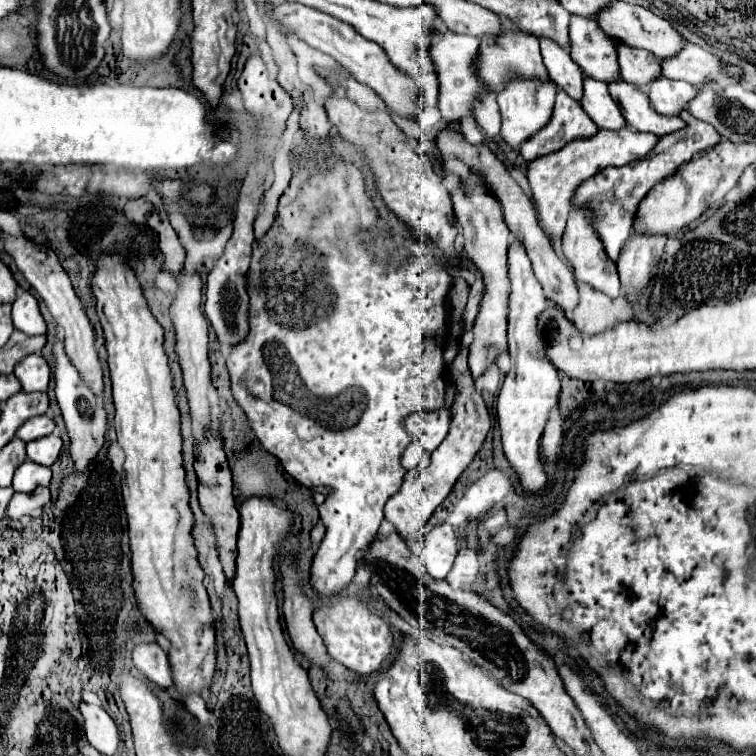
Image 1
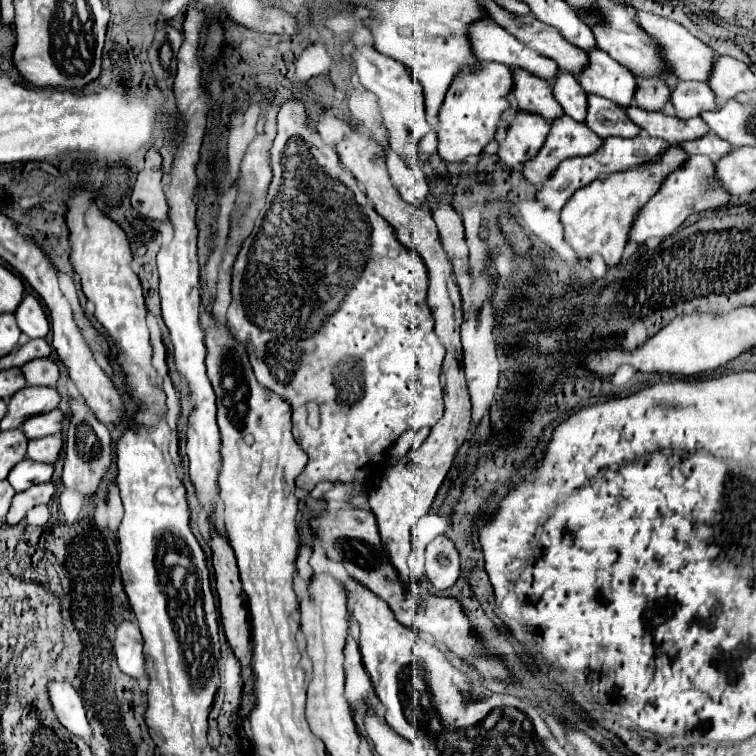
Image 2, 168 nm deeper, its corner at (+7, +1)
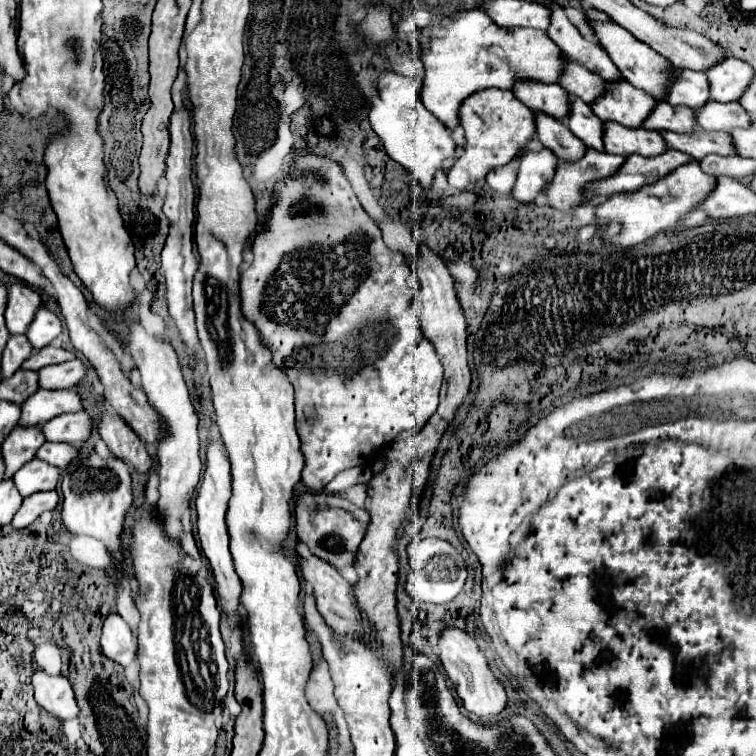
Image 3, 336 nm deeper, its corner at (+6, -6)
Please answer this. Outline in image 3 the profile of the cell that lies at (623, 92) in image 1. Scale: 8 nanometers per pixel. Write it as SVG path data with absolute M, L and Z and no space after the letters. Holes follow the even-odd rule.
M697 129L695 133L671 133L671 131L661 131L665 137L667 145L671 149L677 149L681 153L691 155L693 159L701 161L705 155L737 155L733 147L733 137L729 133L715 133L715 131L705 131Z

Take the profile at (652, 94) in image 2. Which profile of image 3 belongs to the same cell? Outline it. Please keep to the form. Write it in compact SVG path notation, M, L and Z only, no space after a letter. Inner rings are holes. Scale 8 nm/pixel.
M657 103L655 111L643 123L651 131L673 131L673 133L693 133L695 129L695 111L689 107L673 107L669 103Z

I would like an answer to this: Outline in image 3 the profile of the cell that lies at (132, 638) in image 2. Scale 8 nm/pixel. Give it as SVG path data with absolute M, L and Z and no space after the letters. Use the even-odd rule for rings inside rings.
M117 613L107 615L103 621L101 647L109 659L121 663L123 667L131 665L137 659L135 635L133 635L131 627L127 625L127 621Z

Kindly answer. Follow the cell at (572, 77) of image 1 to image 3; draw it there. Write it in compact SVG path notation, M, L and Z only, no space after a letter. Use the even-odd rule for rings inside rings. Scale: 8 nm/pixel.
M571 99L569 119L565 119L565 123L587 147L593 147L595 151L605 151L605 145L601 143L605 123L597 119L597 115L593 115L587 103L581 103L581 99Z

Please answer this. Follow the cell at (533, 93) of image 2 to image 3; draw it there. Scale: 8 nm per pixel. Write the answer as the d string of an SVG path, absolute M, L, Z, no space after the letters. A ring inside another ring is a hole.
M537 113L537 137L543 143L543 147L553 151L561 161L567 163L575 163L587 151L585 143L581 143L569 131L569 127L565 127L565 123L543 113Z

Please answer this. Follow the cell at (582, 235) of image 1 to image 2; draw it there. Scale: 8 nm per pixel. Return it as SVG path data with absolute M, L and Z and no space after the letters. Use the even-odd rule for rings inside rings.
M668 148L662 160L656 160L648 166L640 166L626 172L610 174L606 182L594 180L592 184L576 190L572 198L560 212L560 220L564 220L564 240L572 246L578 258L590 258L592 254L600 254L608 268L618 266L620 256L626 248L628 230L638 214L638 210L658 192L662 180L676 168L682 166L686 154L680 148Z

